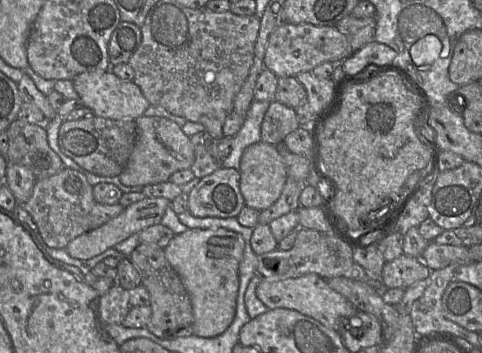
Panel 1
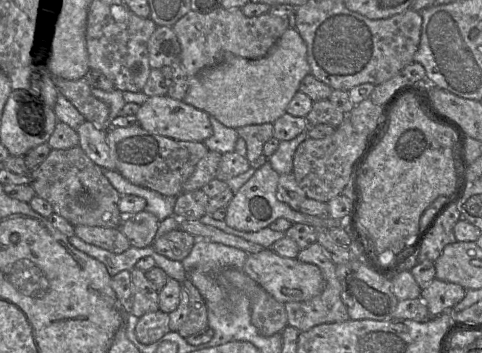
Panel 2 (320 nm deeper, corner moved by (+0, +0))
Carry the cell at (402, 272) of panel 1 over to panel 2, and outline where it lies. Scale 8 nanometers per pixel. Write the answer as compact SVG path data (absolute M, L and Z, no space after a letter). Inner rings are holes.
M435 278L421 290L420 299L427 306L431 316L438 316L444 312L449 312L465 297L466 291L459 284Z

